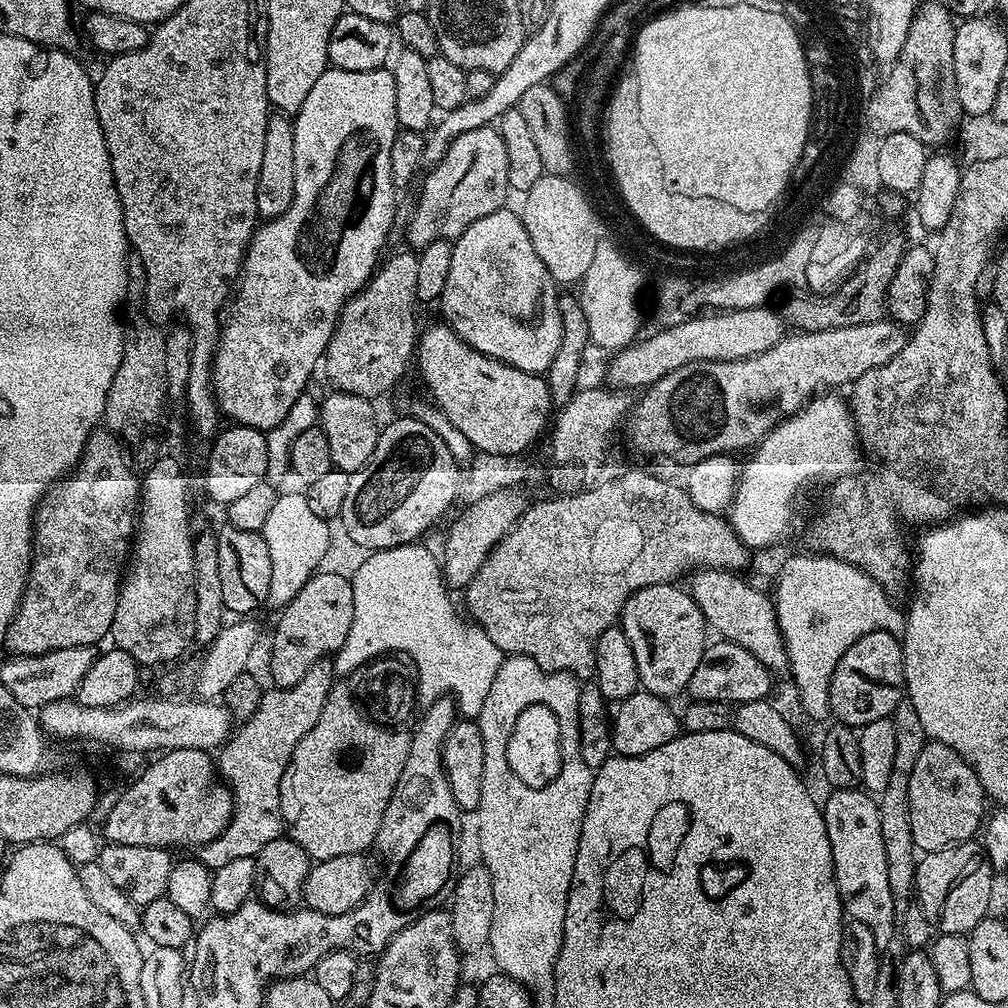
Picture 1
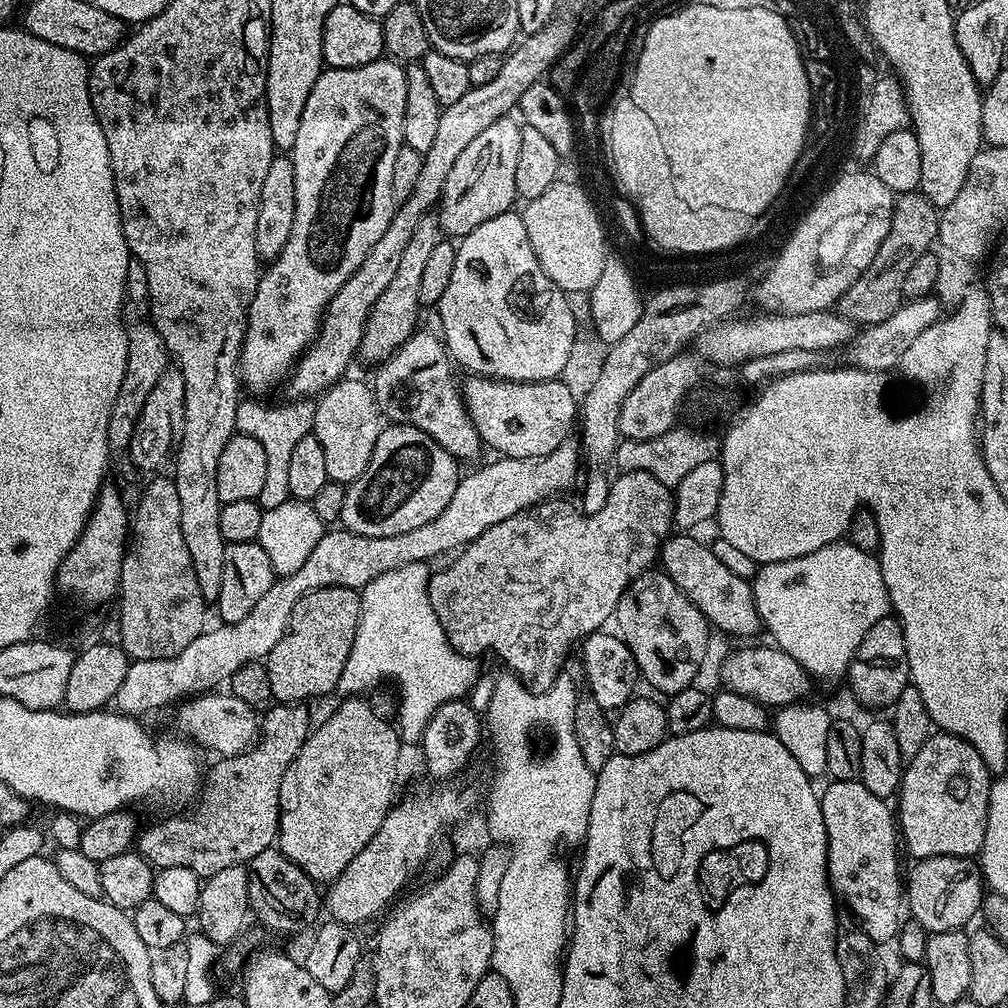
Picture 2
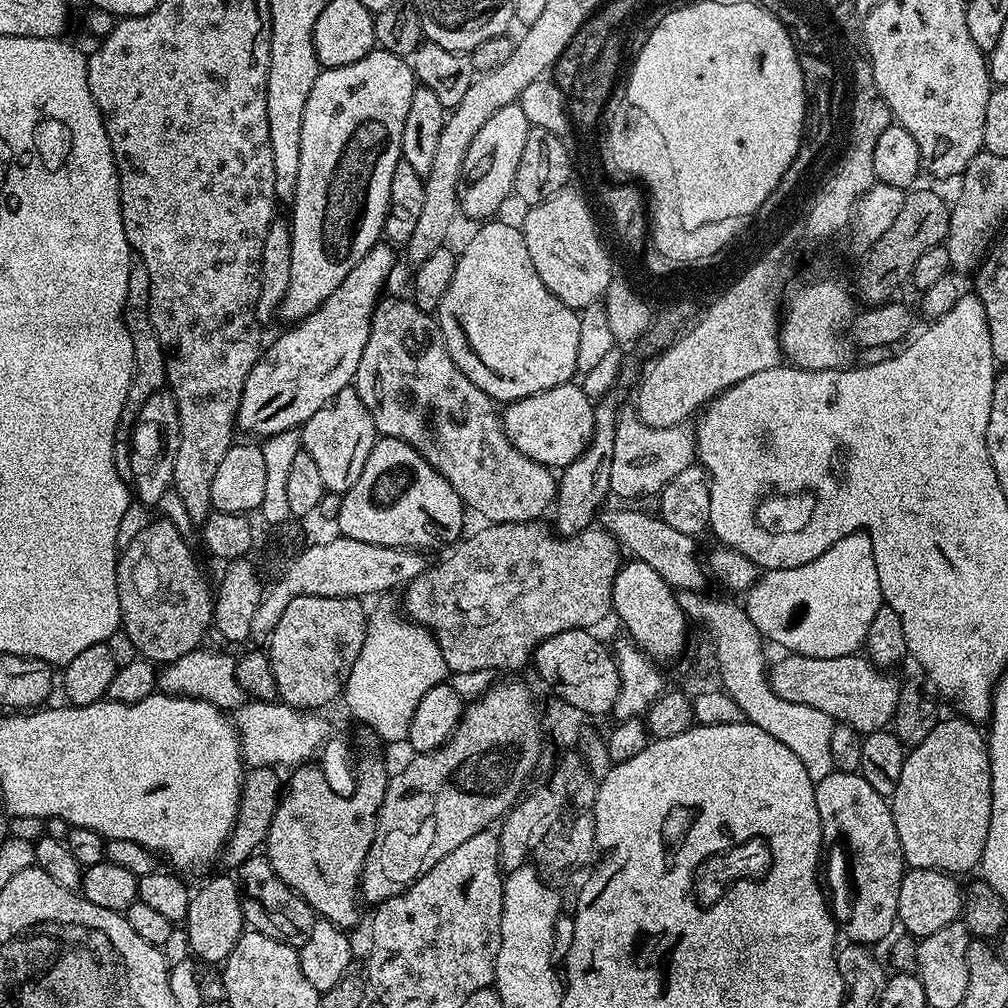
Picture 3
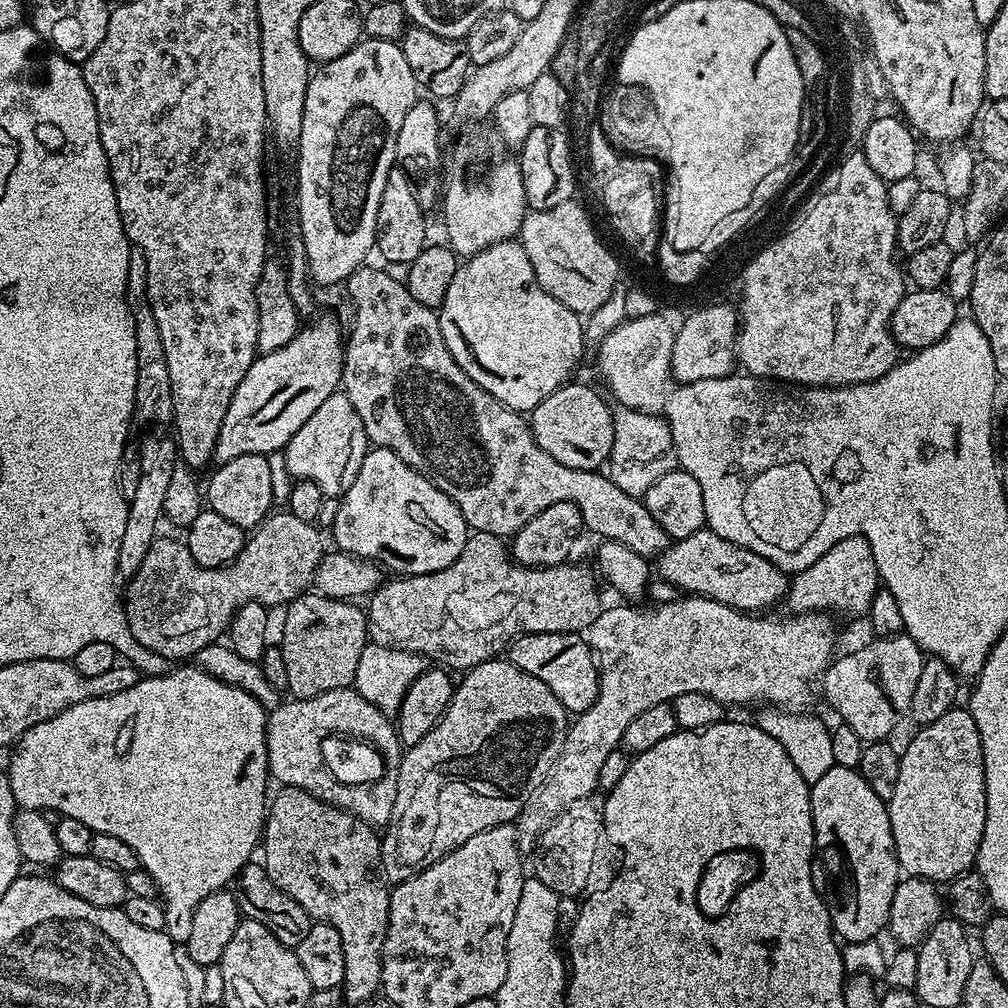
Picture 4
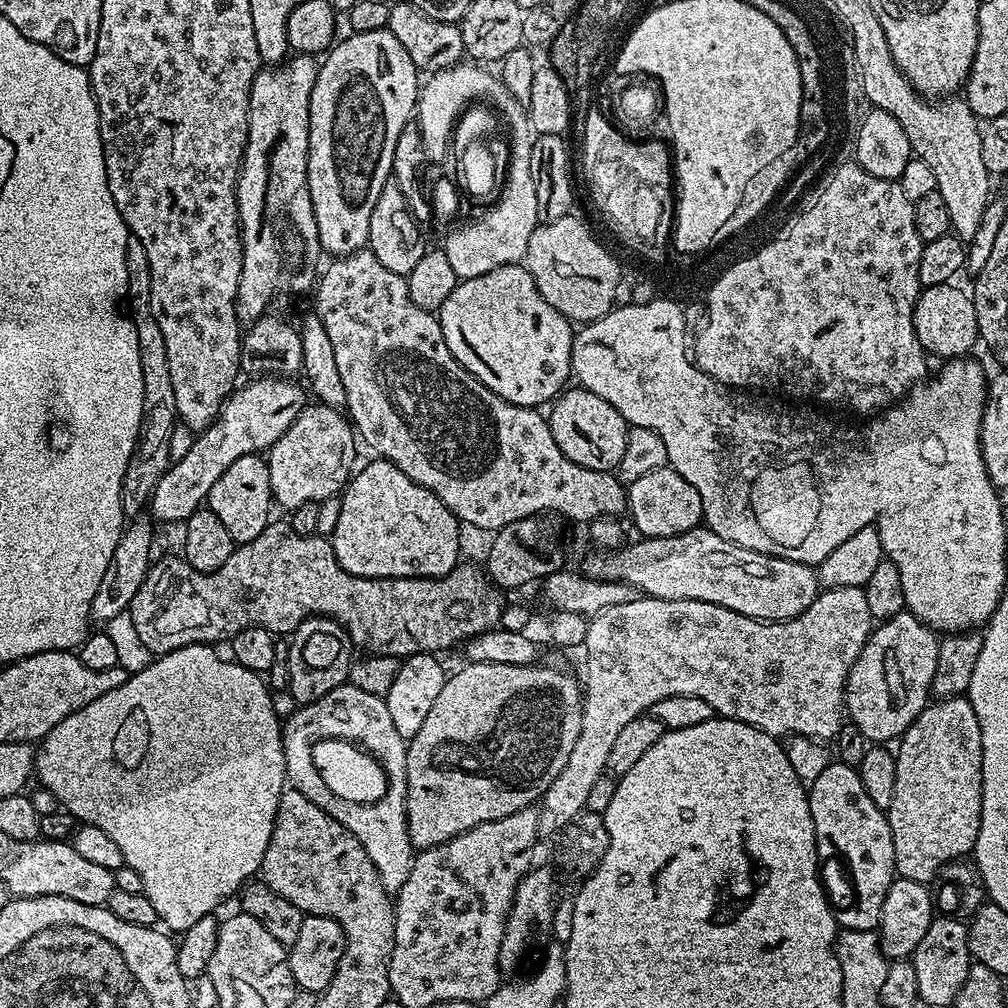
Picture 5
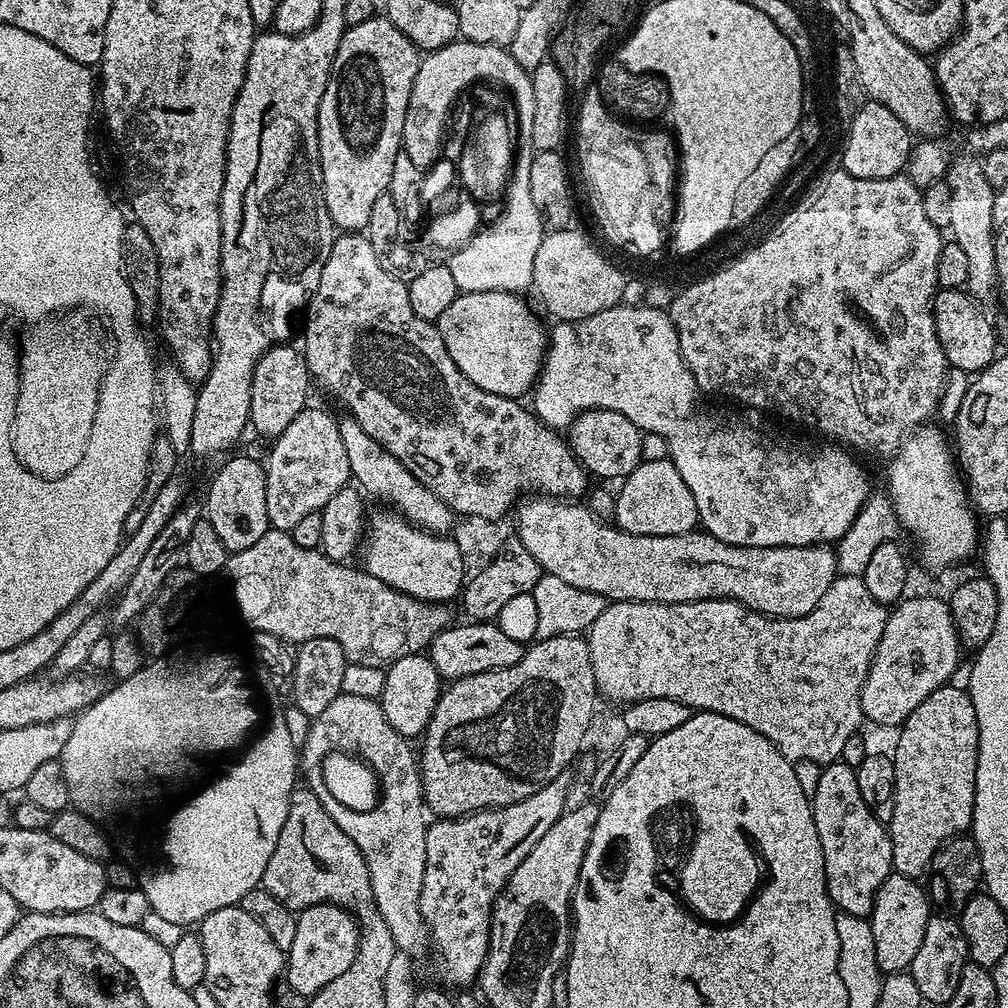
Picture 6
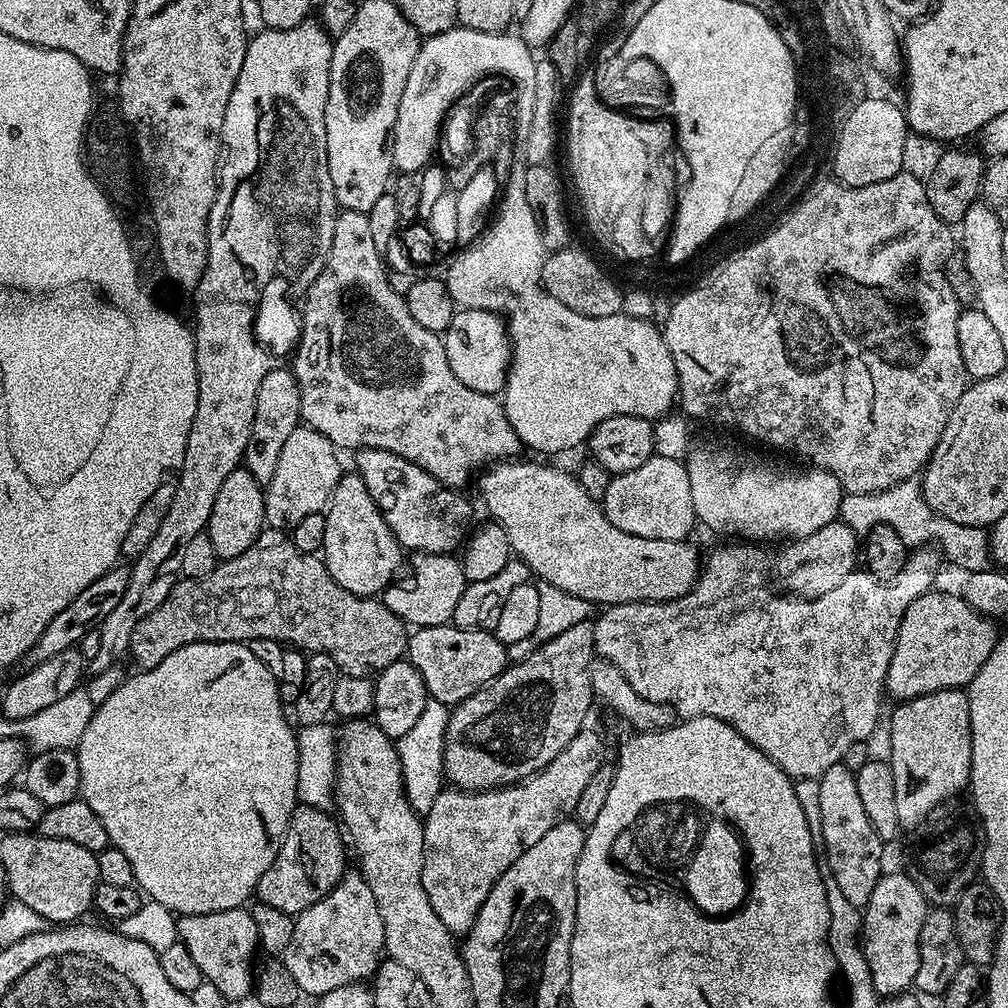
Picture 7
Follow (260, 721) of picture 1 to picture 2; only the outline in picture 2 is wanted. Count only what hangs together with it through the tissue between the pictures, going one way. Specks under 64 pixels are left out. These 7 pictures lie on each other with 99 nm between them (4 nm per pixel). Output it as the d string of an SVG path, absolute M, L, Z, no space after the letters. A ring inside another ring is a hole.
M273 703L263 713L262 727L256 743L241 756L217 759L217 764L209 772L207 769L206 779L195 801L196 812L190 813L185 820L160 820L157 824L150 825L145 832L143 829L134 841L135 851L139 852L142 858L146 858L146 862L151 864L153 869L186 866L186 870L194 870L194 874L207 878L230 866L246 866L252 861L254 854L262 854L262 850L273 847L280 834L280 783L290 762L294 762L298 750L302 750L314 724L306 709L304 704Z

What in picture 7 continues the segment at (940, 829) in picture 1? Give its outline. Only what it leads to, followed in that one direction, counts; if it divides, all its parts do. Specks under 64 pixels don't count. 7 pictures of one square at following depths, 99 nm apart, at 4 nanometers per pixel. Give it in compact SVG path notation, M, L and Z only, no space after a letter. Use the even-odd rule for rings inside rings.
M947 688L895 705L888 724L887 759L894 770L894 795L901 829L916 828L939 804L969 787L972 723L967 691Z

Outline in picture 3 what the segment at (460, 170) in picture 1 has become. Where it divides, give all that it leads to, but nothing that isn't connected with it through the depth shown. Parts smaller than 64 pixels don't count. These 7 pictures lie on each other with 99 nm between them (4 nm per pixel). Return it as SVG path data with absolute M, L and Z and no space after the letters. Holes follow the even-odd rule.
M517 102L502 106L474 134L470 150L460 171L460 185L456 187L456 203L459 211L464 212L475 222L484 222L495 217L504 204L504 199L513 195L518 174L518 162L522 162L522 146L526 146L526 134L530 125L522 106Z

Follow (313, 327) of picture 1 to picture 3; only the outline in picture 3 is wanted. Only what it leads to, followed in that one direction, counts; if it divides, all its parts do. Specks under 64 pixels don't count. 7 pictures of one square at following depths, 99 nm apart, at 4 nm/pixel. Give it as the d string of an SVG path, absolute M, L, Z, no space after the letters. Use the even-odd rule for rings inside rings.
M374 50L366 54L366 58L358 58L358 62L350 62L350 66L325 68L318 74L314 86L310 90L310 98L306 98L306 110L302 114L302 158L298 165L298 182L296 183L296 198L290 205L290 227L292 230L292 257L290 258L290 286L280 303L279 315L285 316L288 322L304 320L334 290L338 290L342 278L354 270L358 262L362 262L365 254L374 245L381 243L384 231L384 219L388 216L388 203L390 202L390 178L394 178L394 166L401 160L400 147L402 146L402 130L406 126L406 113L410 110L410 98L418 86L415 74L412 72L411 63L405 57L395 56L383 50Z

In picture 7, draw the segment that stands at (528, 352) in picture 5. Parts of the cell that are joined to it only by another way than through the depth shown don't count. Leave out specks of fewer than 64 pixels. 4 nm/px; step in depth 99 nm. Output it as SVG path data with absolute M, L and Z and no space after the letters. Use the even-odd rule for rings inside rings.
M460 308L452 316L450 326L442 333L446 358L450 362L450 370L470 390L485 392L491 396L503 393L504 384L508 380L508 365L512 362L512 346L508 338L508 325L497 313L490 310L474 310L473 308Z

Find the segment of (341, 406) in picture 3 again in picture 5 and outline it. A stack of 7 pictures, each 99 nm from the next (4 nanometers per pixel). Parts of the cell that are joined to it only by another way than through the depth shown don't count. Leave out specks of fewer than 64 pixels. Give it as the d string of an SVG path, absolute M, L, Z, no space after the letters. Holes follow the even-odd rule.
M319 402L309 403L266 453L273 501L291 510L306 502L319 502L337 495L357 467L356 444L357 433L341 409Z

